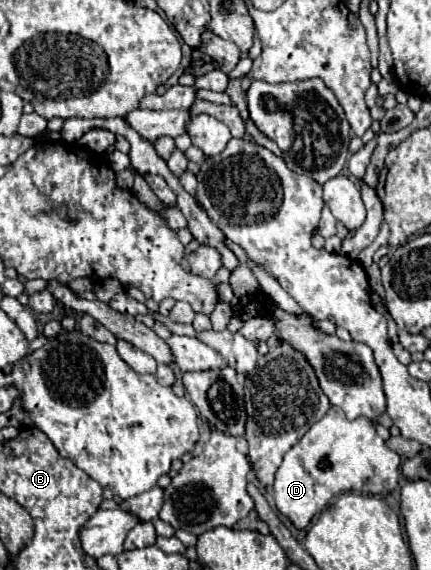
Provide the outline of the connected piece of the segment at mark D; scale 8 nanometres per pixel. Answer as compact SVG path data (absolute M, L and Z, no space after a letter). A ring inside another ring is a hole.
M331 406L331 410L315 422L307 434L285 454L277 474L273 500L277 510L287 516L295 528L307 528L315 514L319 514L327 502L339 492L357 490L363 494L387 494L399 484L401 458L387 448L385 440L375 432L375 426L367 418L347 420L343 410Z

